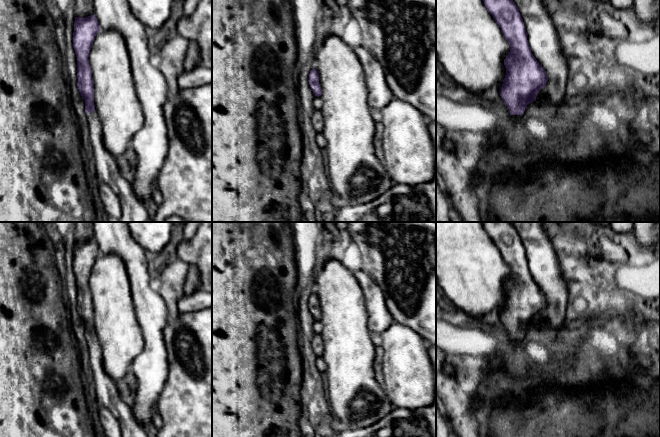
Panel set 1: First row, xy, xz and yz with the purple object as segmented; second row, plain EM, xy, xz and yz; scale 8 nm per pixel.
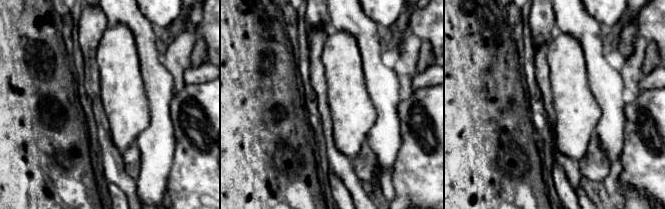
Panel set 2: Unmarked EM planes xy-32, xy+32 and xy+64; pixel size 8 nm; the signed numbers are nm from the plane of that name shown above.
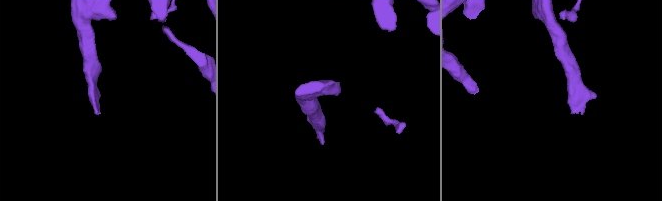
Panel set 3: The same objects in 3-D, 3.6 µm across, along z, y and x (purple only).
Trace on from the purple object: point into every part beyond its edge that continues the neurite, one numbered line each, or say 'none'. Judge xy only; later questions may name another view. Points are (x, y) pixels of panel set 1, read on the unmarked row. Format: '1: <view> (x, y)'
1: xy (107, 392)

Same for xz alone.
none

